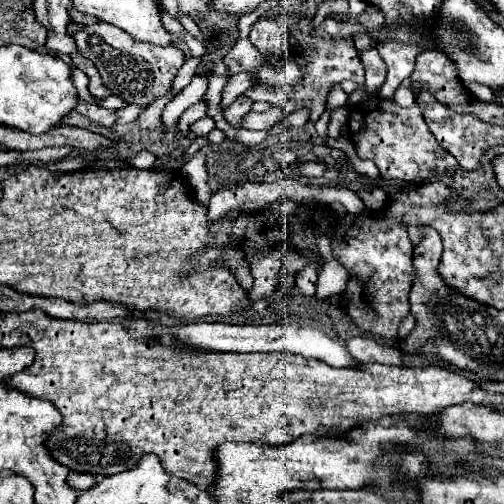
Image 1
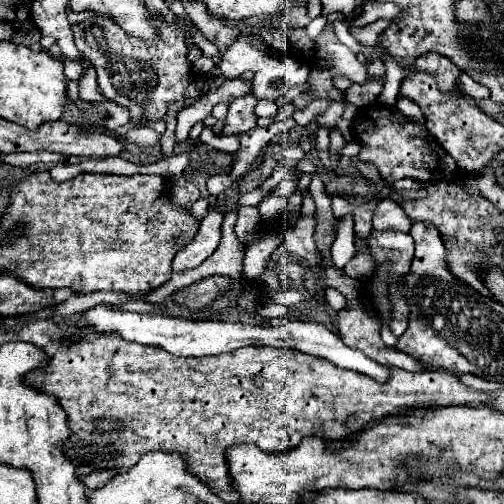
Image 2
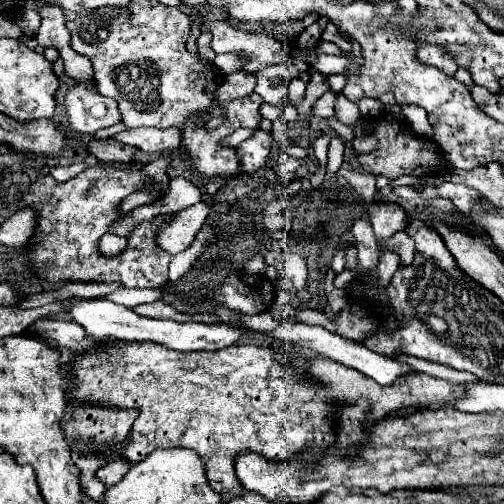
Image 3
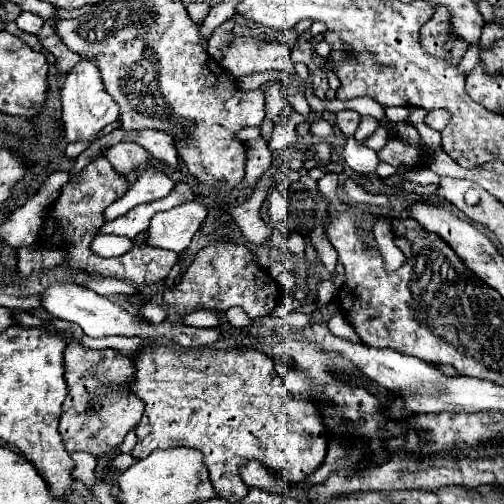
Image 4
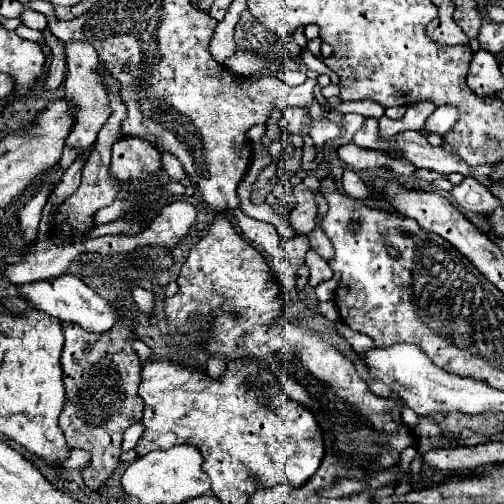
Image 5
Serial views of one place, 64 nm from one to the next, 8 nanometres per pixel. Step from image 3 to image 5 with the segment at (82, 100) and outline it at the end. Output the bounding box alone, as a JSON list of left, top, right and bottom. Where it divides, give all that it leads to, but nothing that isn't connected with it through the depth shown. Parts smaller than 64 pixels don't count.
[64,42,112,152]

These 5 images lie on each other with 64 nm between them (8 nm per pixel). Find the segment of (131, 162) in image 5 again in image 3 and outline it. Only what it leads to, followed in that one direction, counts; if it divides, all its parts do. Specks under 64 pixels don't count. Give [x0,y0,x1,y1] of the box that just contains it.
[86,138,136,162]

